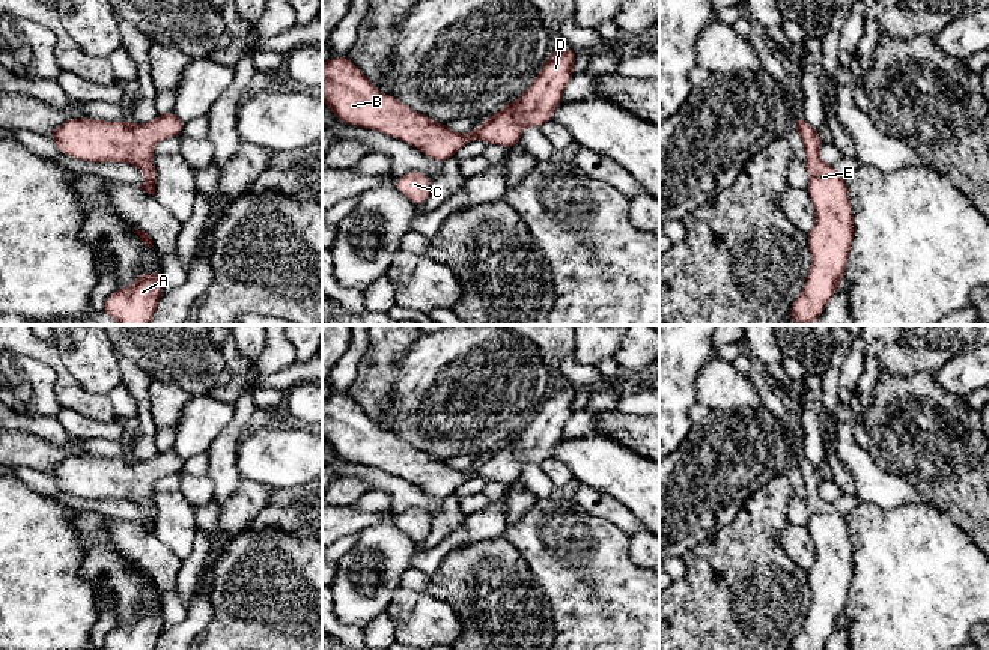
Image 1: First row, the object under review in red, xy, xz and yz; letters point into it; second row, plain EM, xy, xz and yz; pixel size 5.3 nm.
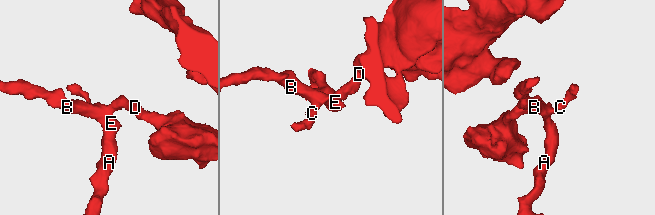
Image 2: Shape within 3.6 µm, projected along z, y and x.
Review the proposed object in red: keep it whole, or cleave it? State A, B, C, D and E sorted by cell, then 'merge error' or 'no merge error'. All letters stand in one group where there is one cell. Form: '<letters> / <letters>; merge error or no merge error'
A B C D E; no merge error

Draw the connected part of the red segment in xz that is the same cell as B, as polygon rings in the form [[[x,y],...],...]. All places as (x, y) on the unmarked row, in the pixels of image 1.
[[[568,384],[552,387],[527,429],[470,471],[453,469],[394,433],[378,429],[346,393],[322,400],[322,439],[340,459],[396,474],[415,483],[428,495],[443,500],[473,477],[512,486],[521,478],[525,463],[540,465],[551,459],[563,426],[574,414],[577,393]]]

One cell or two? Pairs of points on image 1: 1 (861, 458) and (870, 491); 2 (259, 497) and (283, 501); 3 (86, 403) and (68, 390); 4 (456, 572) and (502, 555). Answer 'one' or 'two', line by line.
1: one
2: two
3: one
4: one

